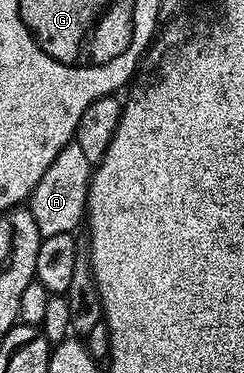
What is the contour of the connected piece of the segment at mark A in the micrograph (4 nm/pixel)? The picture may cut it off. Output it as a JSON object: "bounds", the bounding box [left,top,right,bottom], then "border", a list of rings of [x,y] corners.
{"bounds":[28,141,92,238],"border":[[[70,141],[58,152],[58,156],[48,168],[45,175],[35,185],[28,201],[28,209],[38,225],[43,238],[73,233],[76,226],[83,221],[87,209],[88,186],[91,182],[92,164],[86,159],[81,147]]]}

